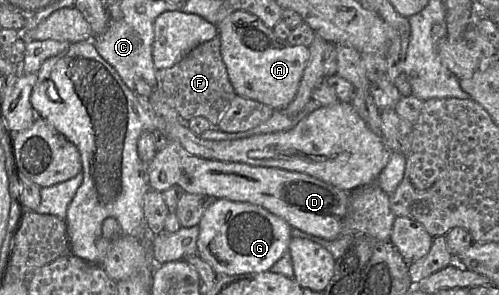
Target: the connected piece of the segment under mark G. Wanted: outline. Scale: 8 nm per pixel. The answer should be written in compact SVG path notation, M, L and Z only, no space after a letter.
M217 199L199 223L198 254L219 275L268 271L289 252L292 227L283 218L248 202Z

